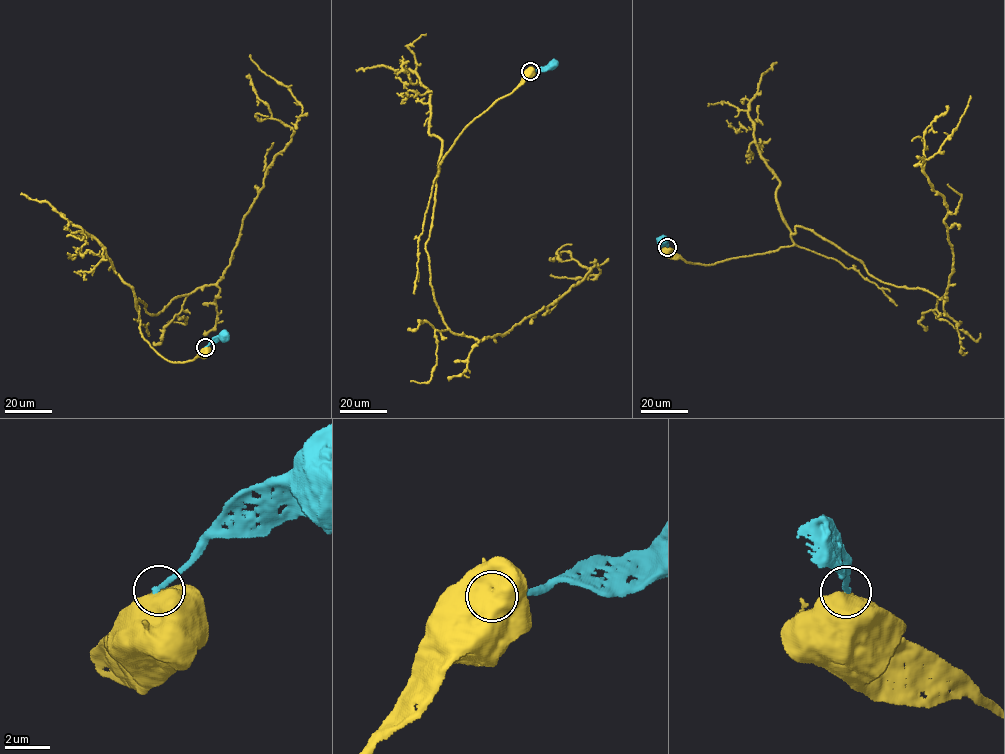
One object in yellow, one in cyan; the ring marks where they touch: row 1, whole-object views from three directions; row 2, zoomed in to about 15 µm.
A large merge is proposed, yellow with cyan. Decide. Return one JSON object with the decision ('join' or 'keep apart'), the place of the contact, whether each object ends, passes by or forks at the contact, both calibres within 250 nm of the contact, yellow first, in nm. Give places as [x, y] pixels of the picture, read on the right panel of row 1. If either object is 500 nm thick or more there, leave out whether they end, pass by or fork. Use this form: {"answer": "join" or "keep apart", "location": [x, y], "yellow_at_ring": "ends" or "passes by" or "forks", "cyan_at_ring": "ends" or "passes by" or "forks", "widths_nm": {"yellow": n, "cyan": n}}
{"answer": "keep apart", "location": [667, 247], "widths_nm": {"yellow": 1050, "cyan": 240}}

